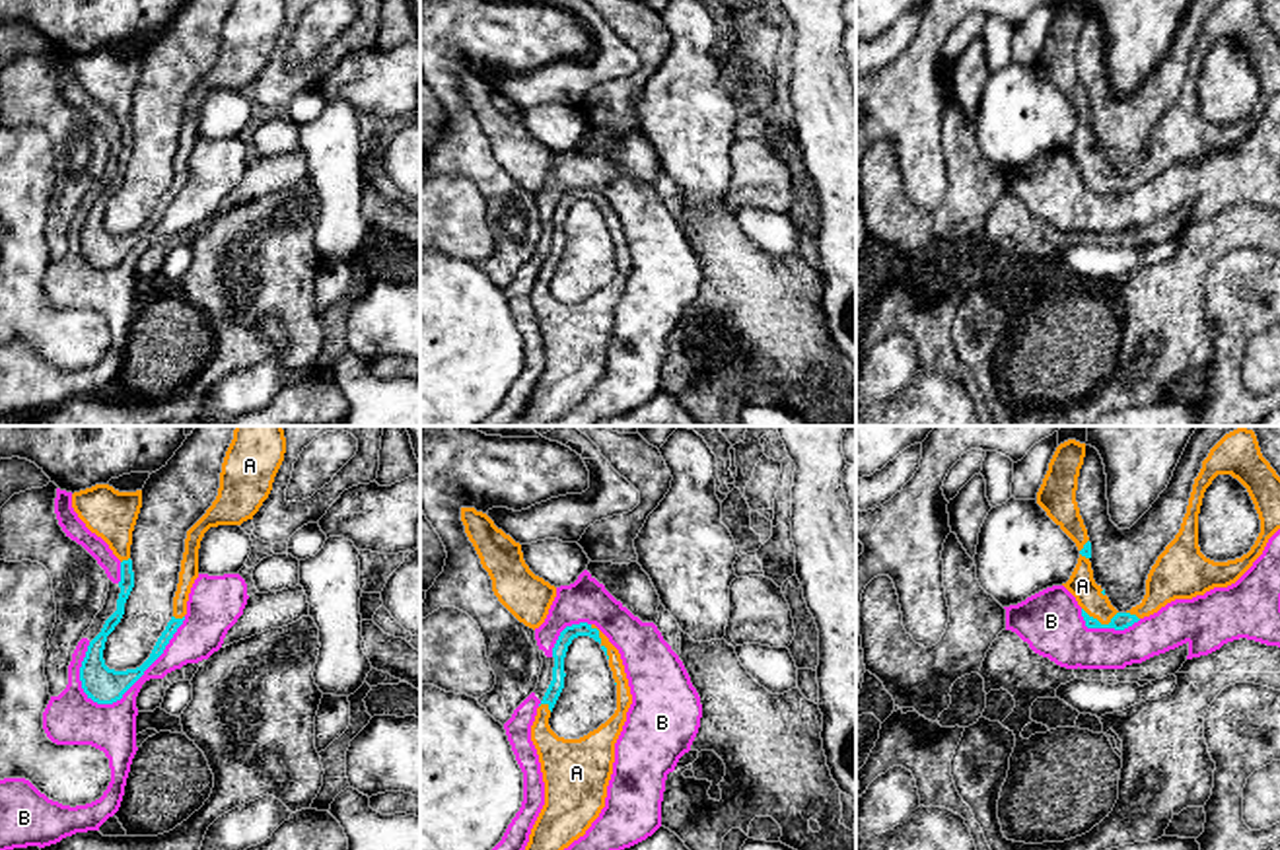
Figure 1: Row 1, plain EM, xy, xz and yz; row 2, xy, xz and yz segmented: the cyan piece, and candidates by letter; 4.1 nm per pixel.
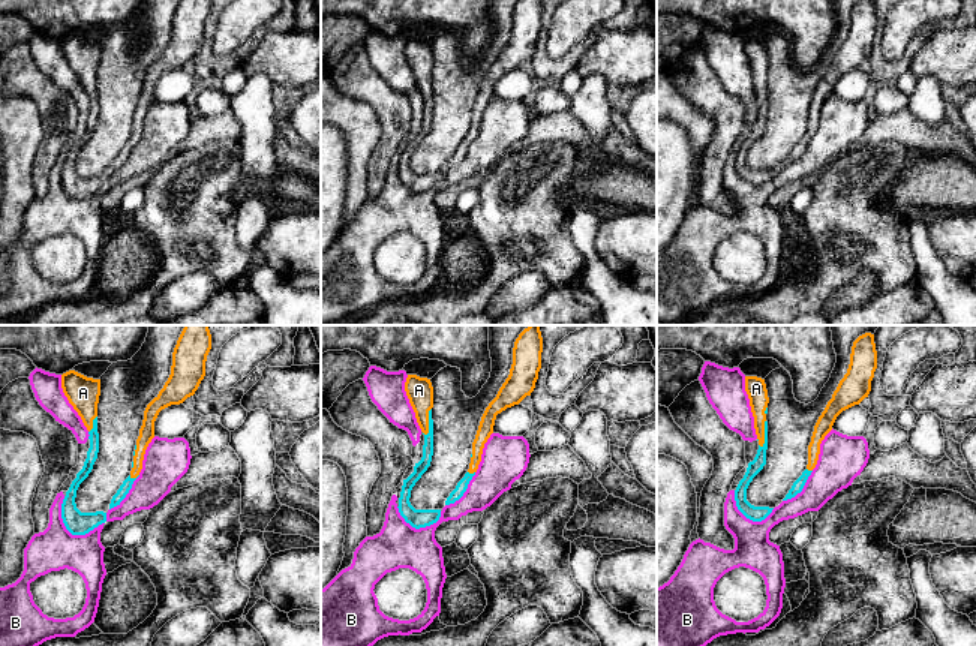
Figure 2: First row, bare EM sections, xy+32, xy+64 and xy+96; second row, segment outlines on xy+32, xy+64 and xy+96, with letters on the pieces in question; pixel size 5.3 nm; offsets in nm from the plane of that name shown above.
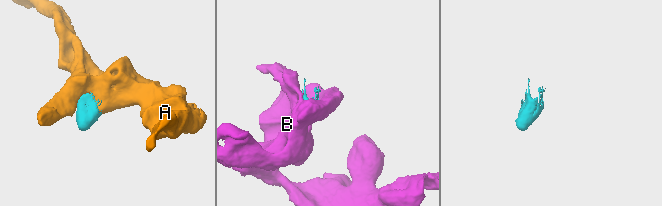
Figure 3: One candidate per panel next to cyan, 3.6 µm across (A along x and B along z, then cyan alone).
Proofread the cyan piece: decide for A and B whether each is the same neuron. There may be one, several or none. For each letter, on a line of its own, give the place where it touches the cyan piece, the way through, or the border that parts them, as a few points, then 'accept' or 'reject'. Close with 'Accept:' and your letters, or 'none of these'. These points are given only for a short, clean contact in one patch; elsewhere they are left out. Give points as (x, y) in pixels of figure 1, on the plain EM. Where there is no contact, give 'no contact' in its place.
A: contact xz (600, 205); accept
B: contact xy (142, 238); reject
Accept: A

